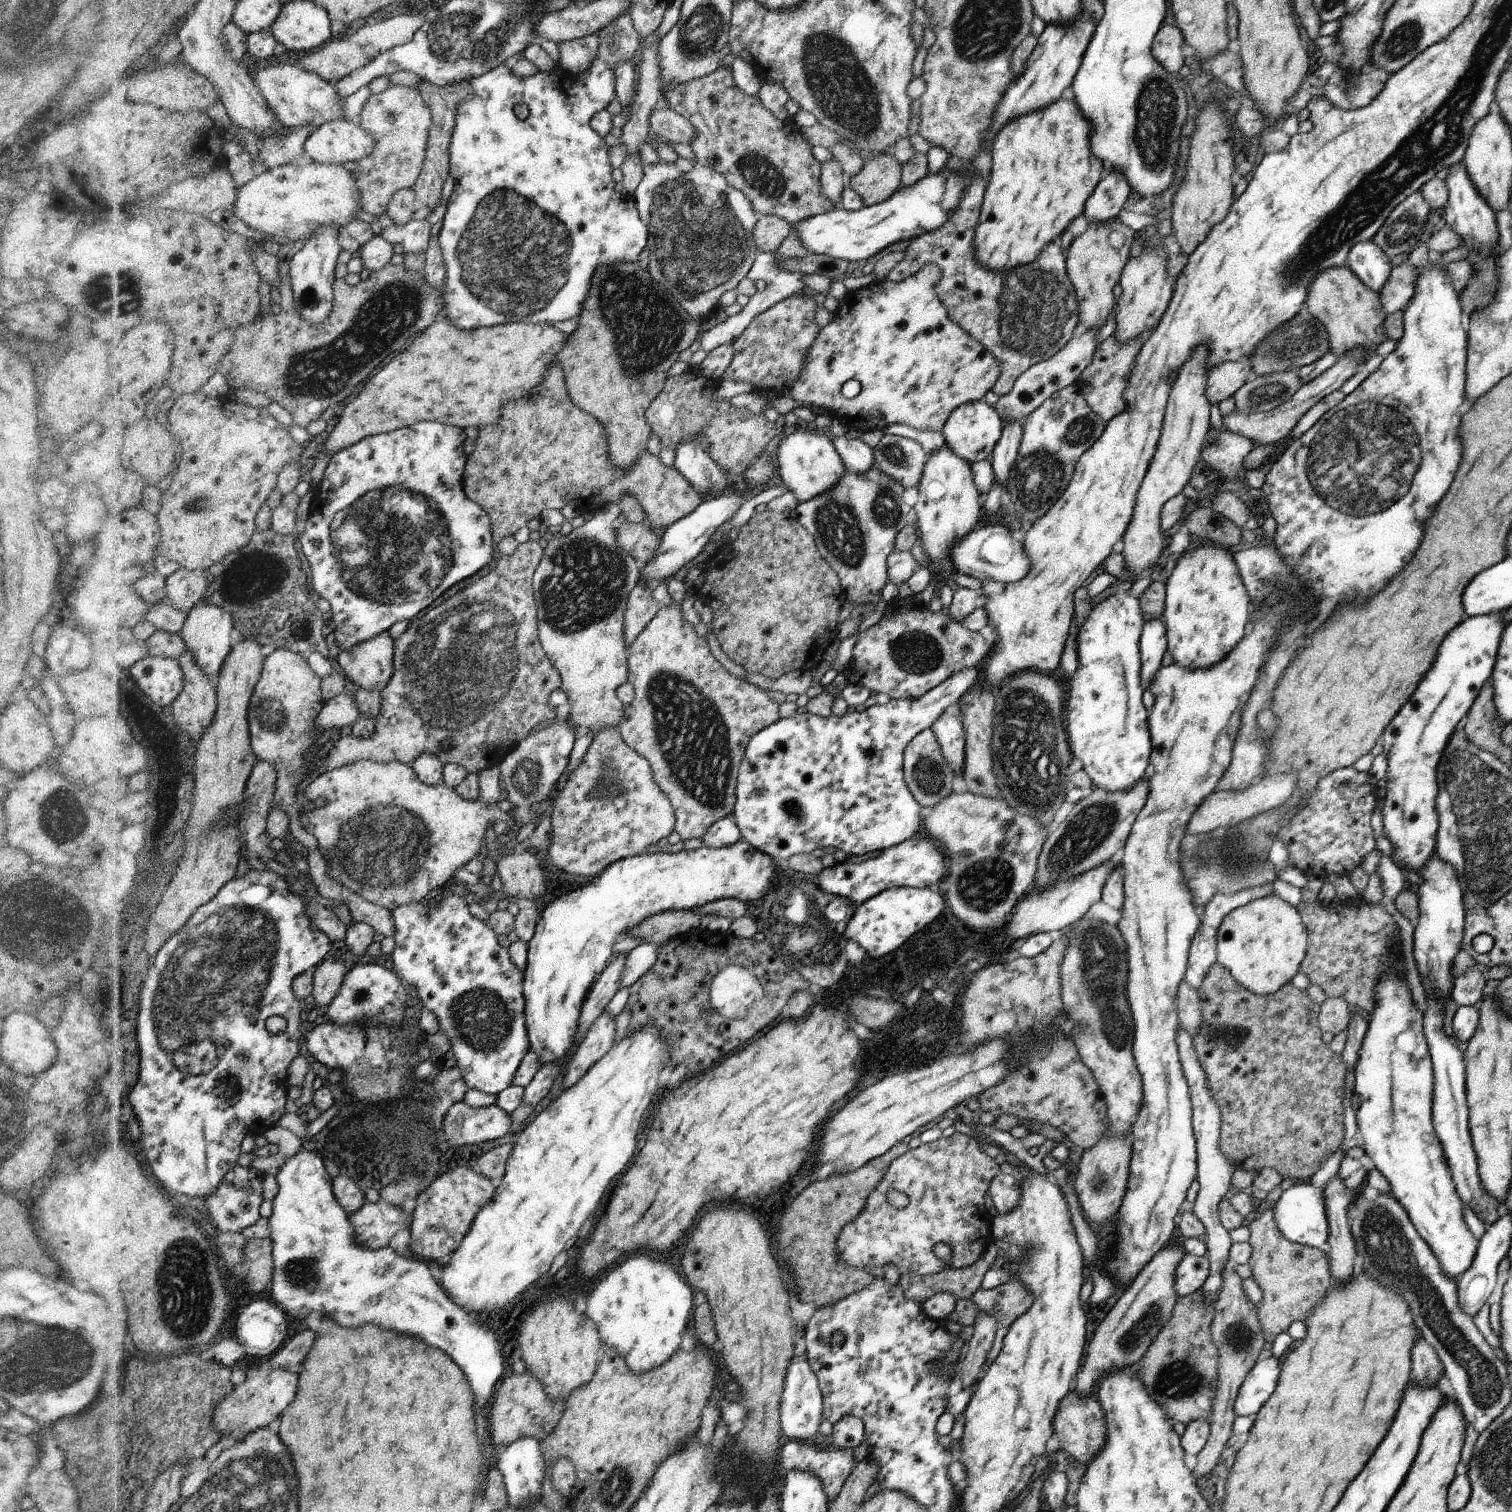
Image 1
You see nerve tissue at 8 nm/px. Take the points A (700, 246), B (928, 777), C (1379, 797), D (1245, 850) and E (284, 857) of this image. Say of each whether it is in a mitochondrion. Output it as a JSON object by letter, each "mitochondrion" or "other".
{"A":"mitochondrion","B":"mitochondrion","C":"other","D":"mitochondrion","E":"other"}

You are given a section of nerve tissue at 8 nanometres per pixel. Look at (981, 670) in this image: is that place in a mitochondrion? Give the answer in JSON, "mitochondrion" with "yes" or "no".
{"mitochondrion":"no"}

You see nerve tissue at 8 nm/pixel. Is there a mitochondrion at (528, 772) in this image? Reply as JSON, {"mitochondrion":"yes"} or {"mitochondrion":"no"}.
{"mitochondrion":"yes"}

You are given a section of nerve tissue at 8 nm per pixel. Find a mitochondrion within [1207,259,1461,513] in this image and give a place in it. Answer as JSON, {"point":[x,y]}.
{"point":[1290,346]}

